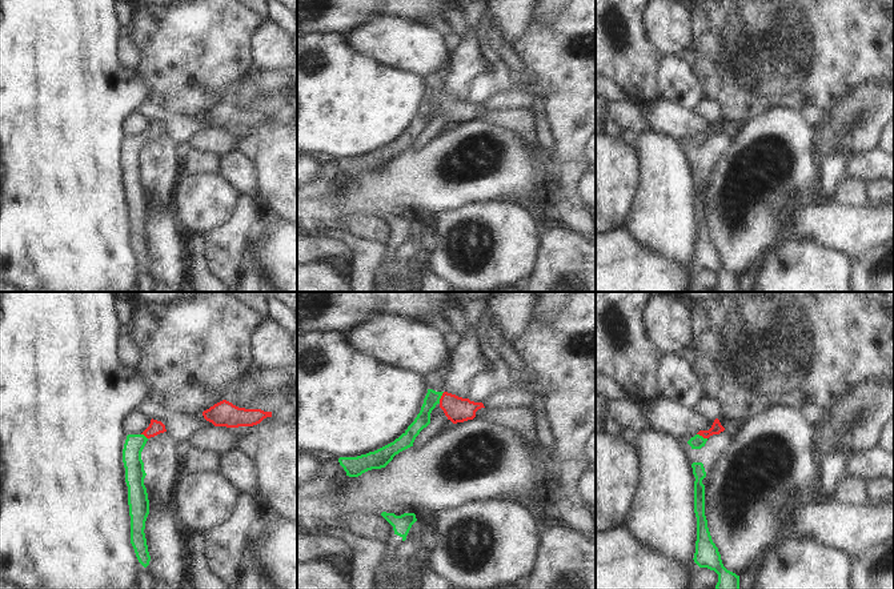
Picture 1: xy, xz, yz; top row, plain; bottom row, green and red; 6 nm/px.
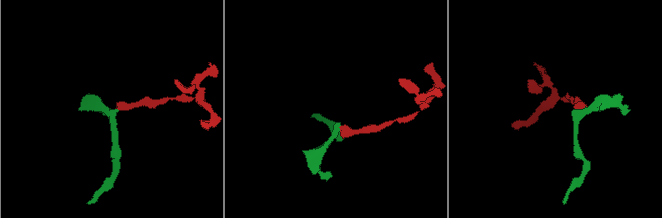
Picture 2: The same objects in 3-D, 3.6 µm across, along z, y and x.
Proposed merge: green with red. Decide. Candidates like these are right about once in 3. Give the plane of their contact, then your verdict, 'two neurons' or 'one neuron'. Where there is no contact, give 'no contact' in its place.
xz | one neuron

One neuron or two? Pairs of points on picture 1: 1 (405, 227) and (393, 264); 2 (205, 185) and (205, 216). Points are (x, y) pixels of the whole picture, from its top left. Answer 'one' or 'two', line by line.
1: one
2: one

